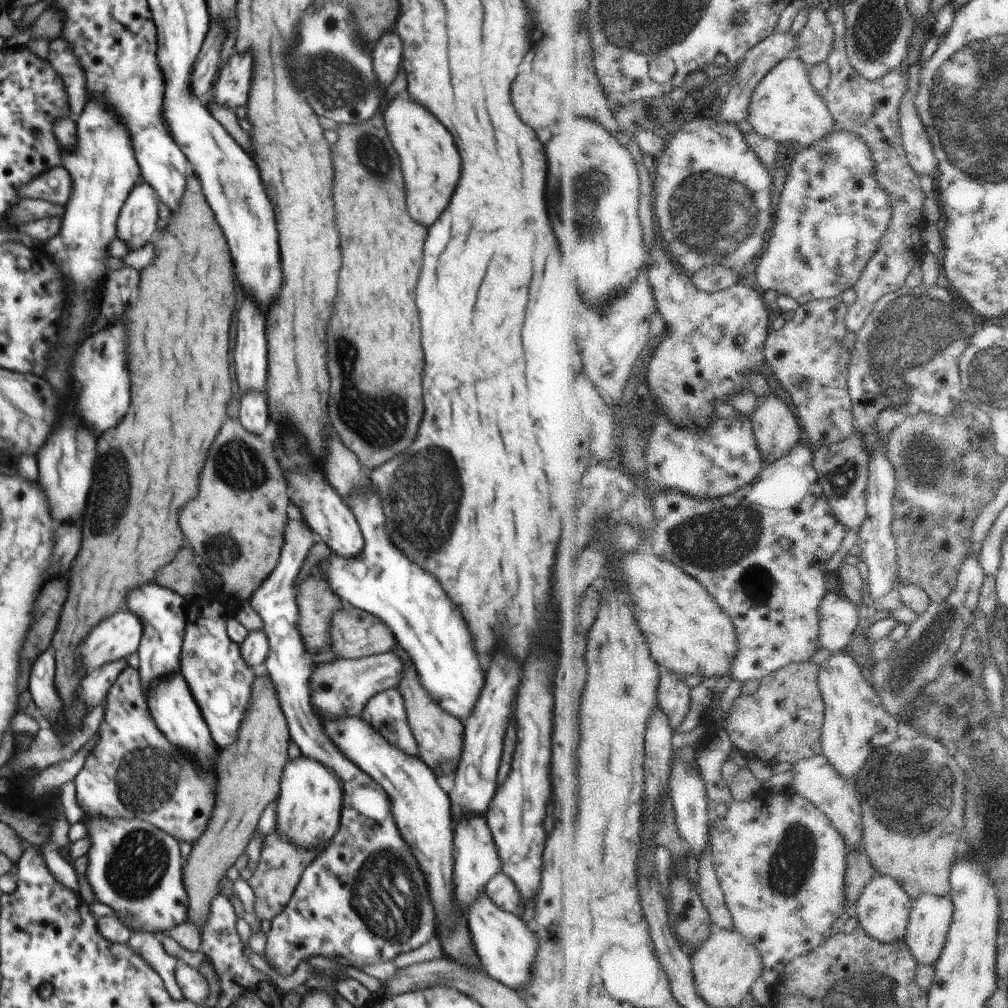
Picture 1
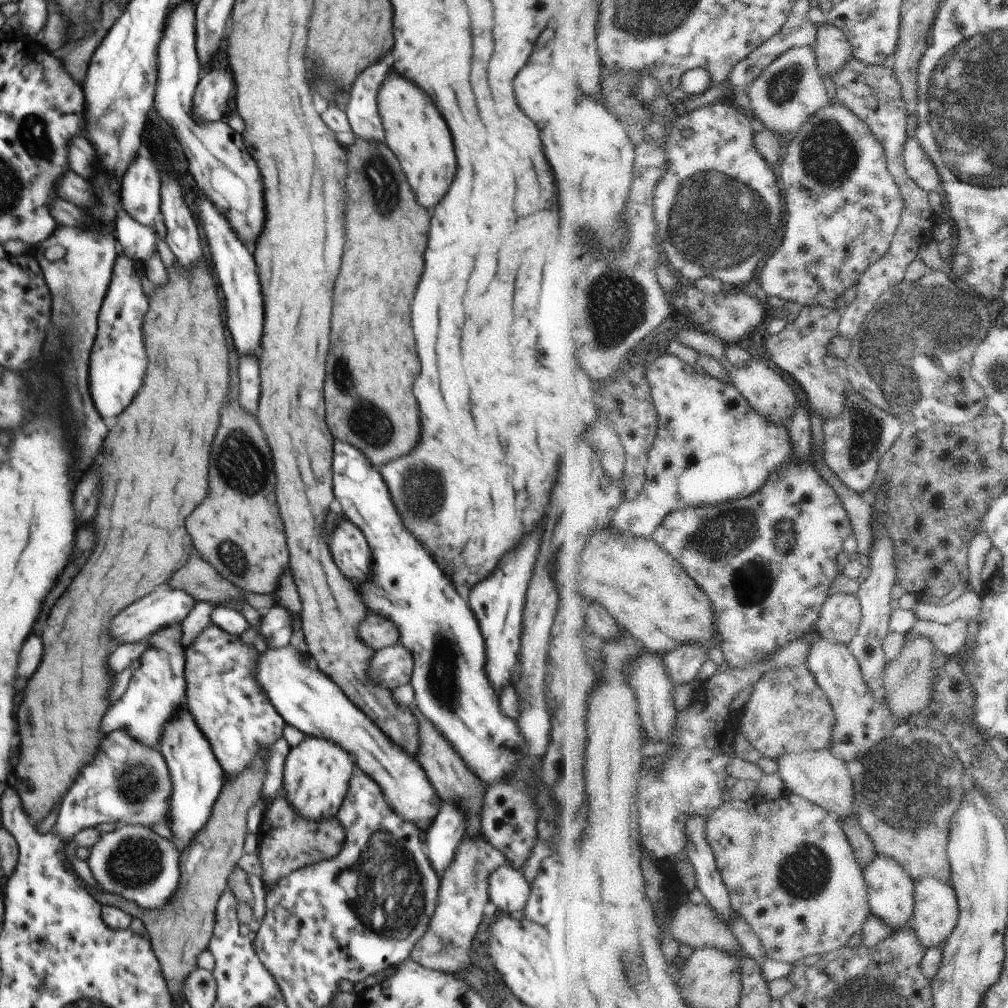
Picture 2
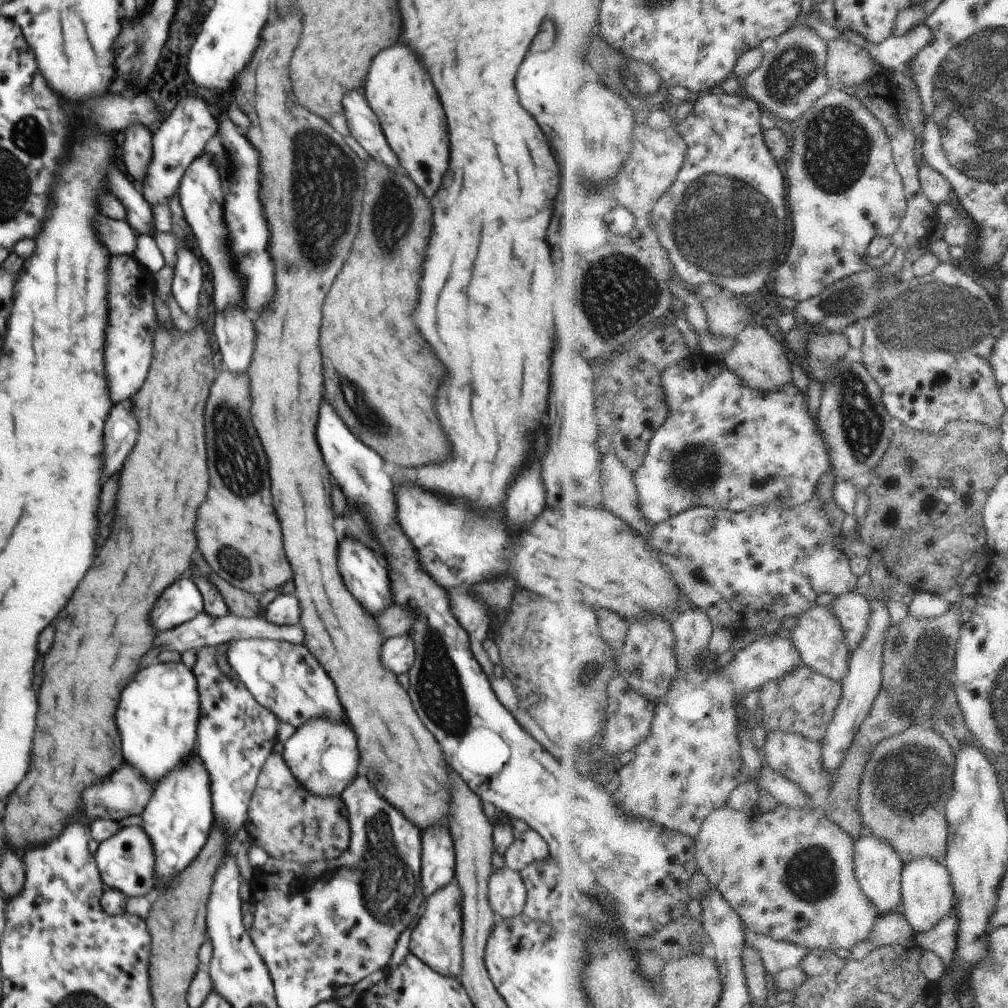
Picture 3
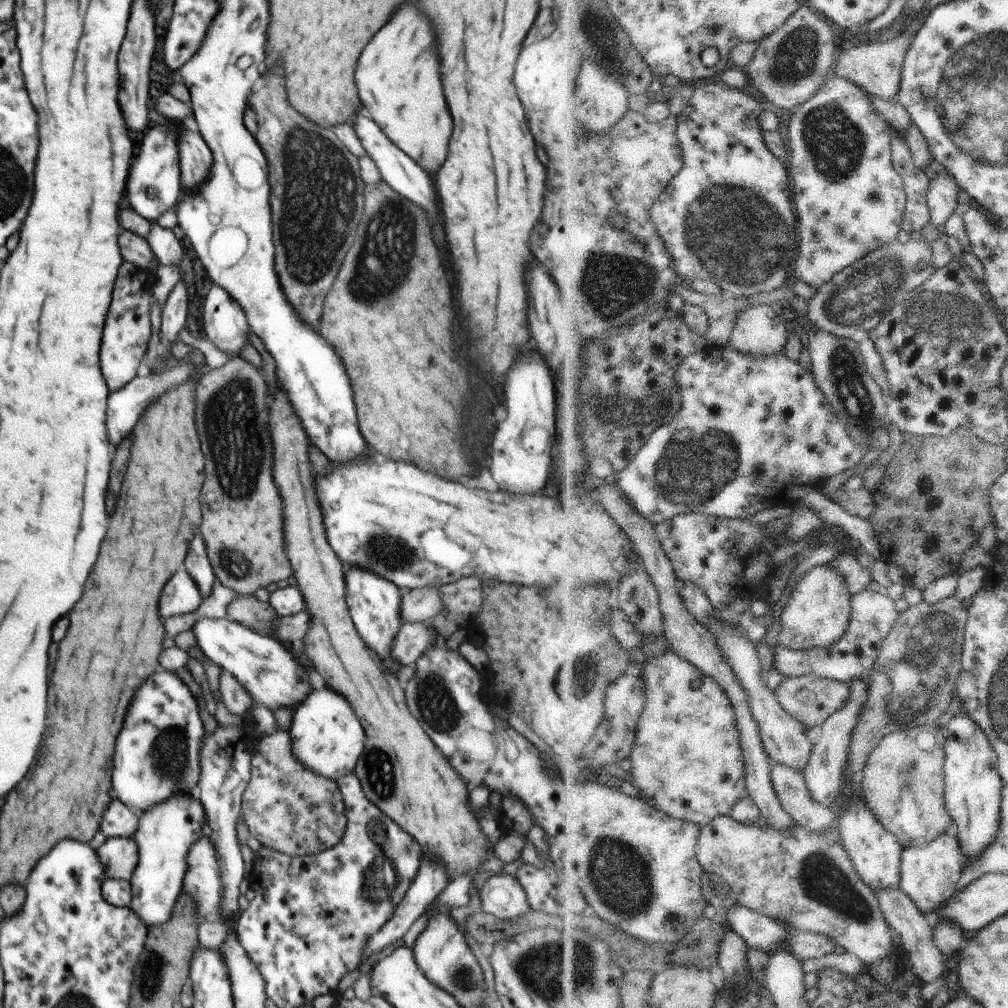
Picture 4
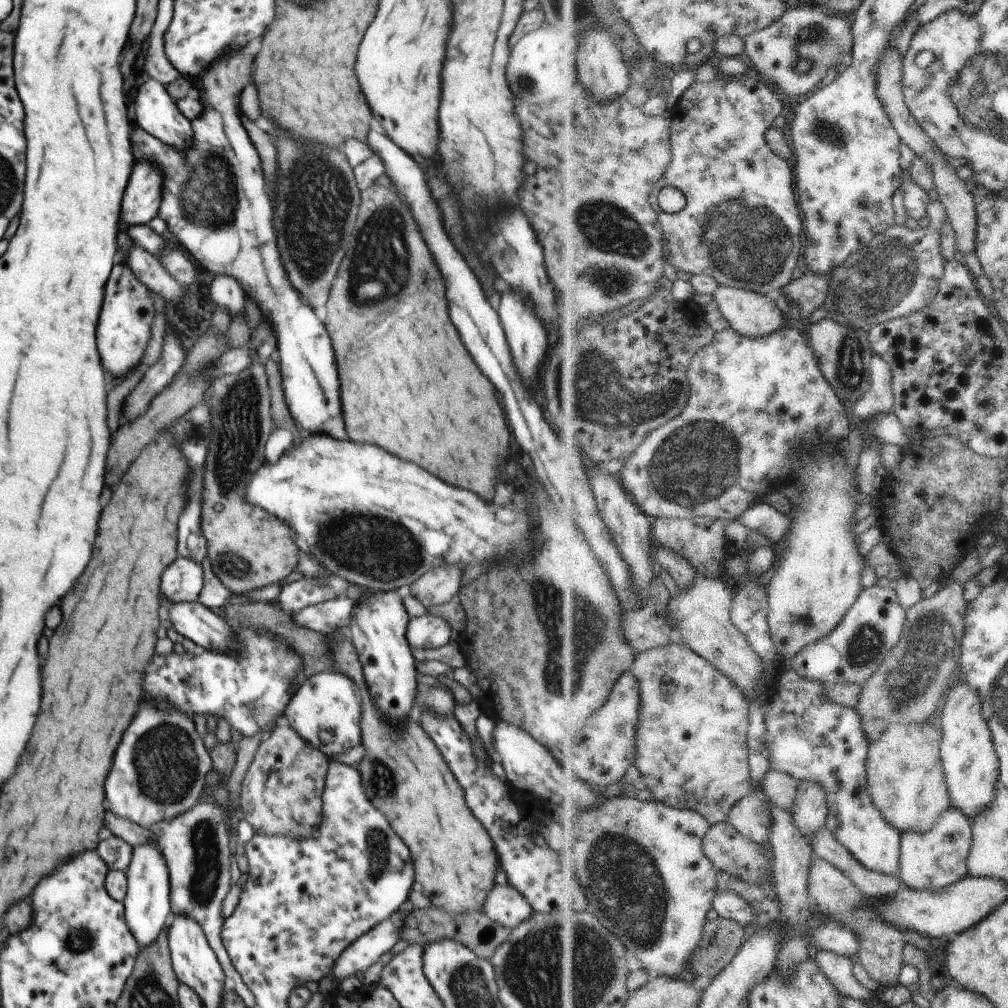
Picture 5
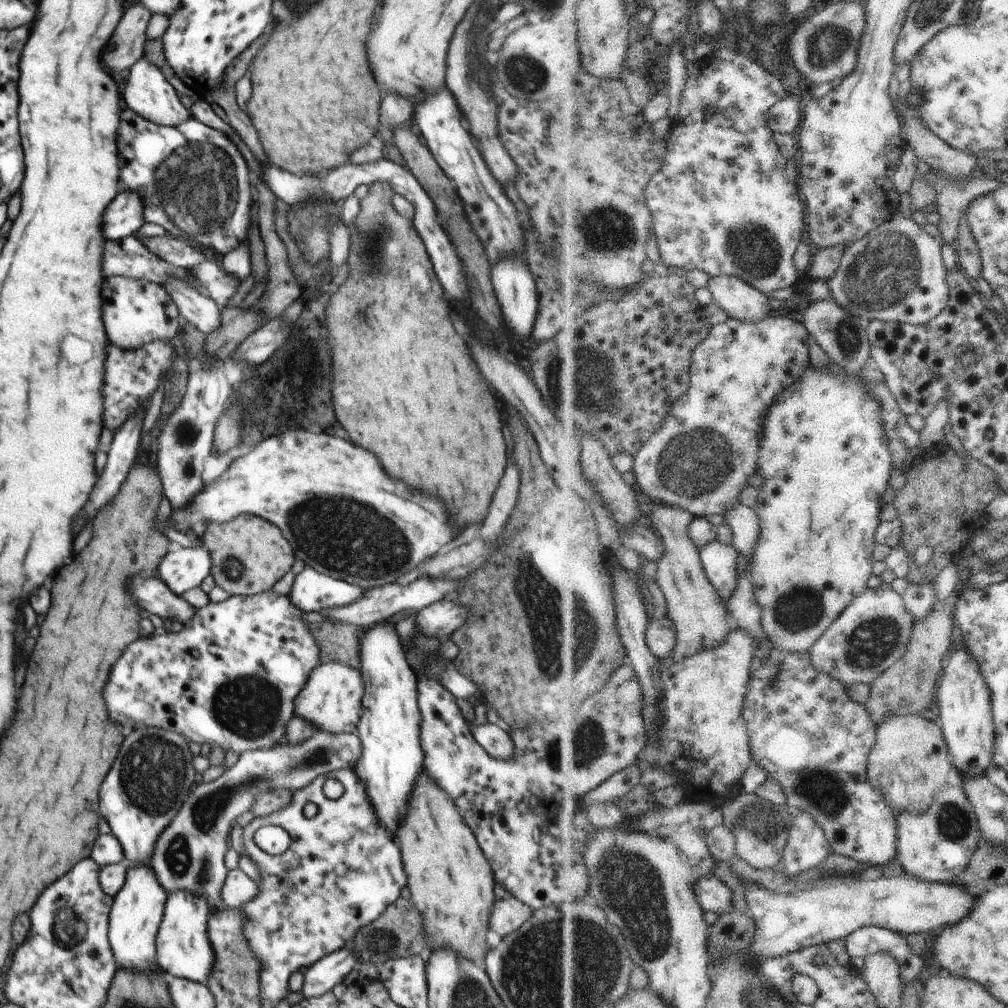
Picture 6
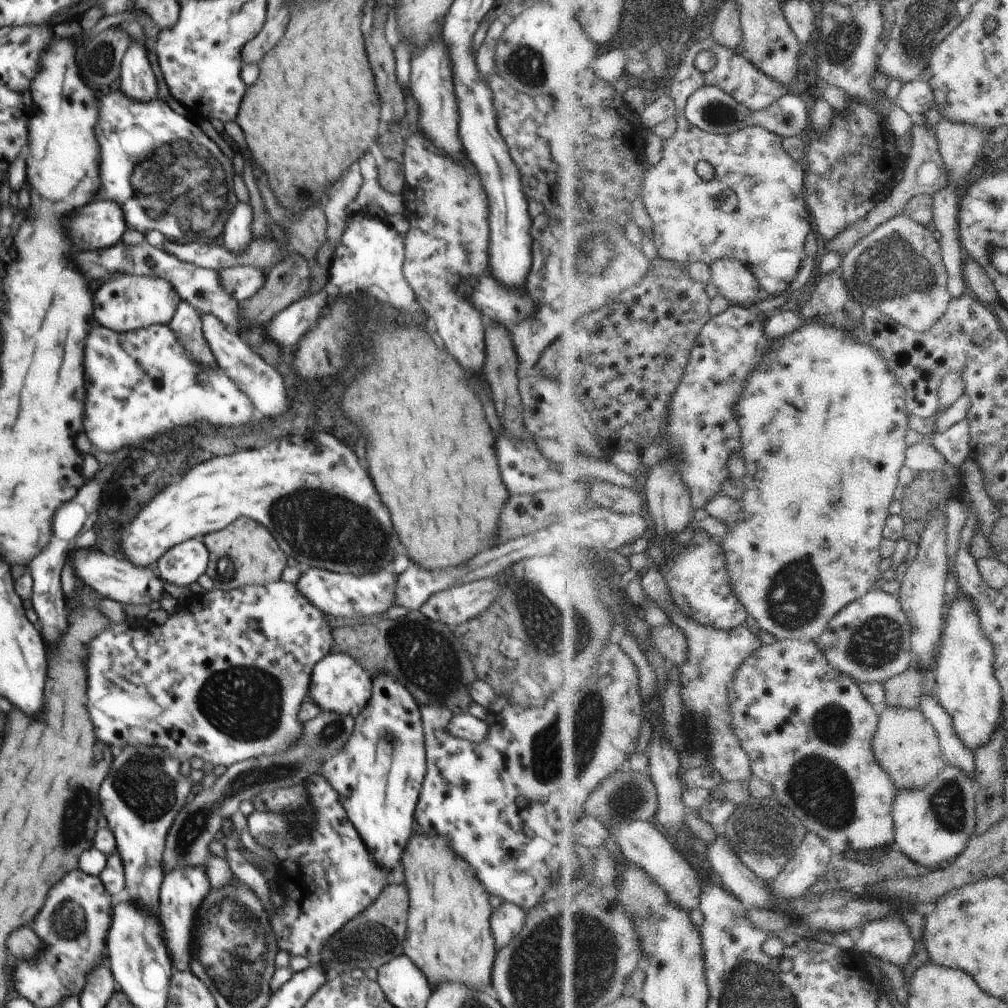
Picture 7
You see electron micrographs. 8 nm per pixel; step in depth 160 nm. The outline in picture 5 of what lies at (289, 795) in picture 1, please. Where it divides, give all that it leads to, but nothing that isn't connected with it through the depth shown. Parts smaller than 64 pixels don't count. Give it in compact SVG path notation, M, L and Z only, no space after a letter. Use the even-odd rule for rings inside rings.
M326 670L300 682L300 686L289 700L284 712L290 726L314 748L326 750L329 760L339 757L338 752L360 744L360 700L350 677L332 674ZM326 710L326 712L324 712ZM332 710L332 712L330 712ZM338 750L338 752L336 752Z

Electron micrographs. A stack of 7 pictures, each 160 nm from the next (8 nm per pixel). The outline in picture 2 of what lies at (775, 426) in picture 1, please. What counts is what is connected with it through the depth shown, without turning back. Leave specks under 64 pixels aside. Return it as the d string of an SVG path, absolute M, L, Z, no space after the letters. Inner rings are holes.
M756 354L746 369L745 367L742 369L732 367L728 369L728 374L730 380L738 387L738 390L762 416L768 417L775 425L785 425L787 429L791 430L799 409L798 394L786 382L786 378L778 374L776 368L769 368L766 364L763 364L762 361L759 361L759 356L757 358Z

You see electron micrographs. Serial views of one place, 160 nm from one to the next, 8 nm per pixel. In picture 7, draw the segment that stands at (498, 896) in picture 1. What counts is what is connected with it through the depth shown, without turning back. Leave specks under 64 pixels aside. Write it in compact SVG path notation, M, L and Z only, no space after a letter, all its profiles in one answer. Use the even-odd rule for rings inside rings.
M503 901L500 904L490 918L491 932L498 951L520 933L526 918L526 912L516 904L509 901Z

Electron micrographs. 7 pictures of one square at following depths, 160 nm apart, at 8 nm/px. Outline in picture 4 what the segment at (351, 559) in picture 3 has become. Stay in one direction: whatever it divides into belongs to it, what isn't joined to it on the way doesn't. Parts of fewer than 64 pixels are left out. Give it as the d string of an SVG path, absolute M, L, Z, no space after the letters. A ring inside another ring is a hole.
M348 568L345 574L345 599L352 617L354 628L362 636L362 640L378 652L378 656L386 662L390 670L400 672L401 664L390 658L390 648L393 647L394 638L402 627L401 602L399 587L390 580L364 570L364 568Z

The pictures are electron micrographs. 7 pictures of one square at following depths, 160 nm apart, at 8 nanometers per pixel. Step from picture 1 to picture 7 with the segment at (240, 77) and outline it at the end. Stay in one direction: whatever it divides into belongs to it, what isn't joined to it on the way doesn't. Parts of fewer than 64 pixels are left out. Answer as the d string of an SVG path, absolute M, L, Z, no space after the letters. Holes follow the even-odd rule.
M92 202L86 208L80 208L68 222L70 240L78 242L82 250L100 250L114 246L122 240L127 222L118 203Z

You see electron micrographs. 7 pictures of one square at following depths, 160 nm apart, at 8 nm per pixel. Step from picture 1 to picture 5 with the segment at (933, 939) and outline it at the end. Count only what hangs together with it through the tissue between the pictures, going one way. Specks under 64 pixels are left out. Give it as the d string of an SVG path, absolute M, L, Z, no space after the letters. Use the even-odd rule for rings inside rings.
M952 806L932 832L903 833L901 880L910 888L927 891L949 887L970 876L968 864L974 844L973 825L974 820L967 817L962 809Z

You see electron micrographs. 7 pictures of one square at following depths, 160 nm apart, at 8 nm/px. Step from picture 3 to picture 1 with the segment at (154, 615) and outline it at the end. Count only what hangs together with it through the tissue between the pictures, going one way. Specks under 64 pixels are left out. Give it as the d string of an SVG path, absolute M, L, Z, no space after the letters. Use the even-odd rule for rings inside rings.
M132 611L118 612L101 622L80 644L80 658L92 671L134 654L143 635L142 621Z

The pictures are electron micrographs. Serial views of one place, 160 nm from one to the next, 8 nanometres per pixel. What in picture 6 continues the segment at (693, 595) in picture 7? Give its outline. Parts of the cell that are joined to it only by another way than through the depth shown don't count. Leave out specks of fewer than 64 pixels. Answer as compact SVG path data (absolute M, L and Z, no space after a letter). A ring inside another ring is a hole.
M720 540L708 544L701 549L702 562L706 574L710 576L718 592L721 593L724 604L730 608L732 599L740 587L740 552L734 544L724 544Z

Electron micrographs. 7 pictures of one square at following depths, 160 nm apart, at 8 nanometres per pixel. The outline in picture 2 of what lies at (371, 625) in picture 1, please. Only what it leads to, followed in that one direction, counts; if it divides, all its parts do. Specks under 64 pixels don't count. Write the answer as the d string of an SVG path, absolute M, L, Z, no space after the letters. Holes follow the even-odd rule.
M368 614L358 626L358 638L362 638L364 644L370 644L372 650L380 650L398 642L398 629L392 621L384 620L378 614Z

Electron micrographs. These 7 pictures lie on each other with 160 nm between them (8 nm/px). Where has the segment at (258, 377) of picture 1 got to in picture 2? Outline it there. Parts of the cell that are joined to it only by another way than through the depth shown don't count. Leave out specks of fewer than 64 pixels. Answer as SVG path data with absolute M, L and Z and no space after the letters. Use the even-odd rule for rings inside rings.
M204 196L200 198L200 222L202 222L202 228L206 232L212 262L216 266L214 268L216 278L218 278L222 294L224 294L226 326L232 332L234 346L238 348L238 354L250 356L256 352L256 348L260 348L262 322L264 322L264 302L262 302L262 290L260 290L260 282L258 282L256 262L252 262L252 254L248 252L248 248L230 230L226 218Z

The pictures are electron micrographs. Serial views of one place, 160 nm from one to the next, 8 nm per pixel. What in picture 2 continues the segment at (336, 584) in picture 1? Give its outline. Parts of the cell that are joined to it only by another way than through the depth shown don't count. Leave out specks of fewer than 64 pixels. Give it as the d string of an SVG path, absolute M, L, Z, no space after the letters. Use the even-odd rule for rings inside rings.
M336 440L332 478L334 478L333 493L336 507L342 506L342 510L339 511L348 516L364 533L371 550L372 576L364 584L358 584L362 600L366 600L366 606L370 610L392 621L400 630L400 642L404 644L404 648L410 650L412 656L418 656L414 658L411 674L415 694L414 704L424 712L423 716L430 718L438 726L438 730L454 744L464 762L470 766L470 770L474 770L474 774L482 782L492 784L502 780L504 774L514 772L522 756L524 740L518 732L516 722L502 714L498 698L486 678L484 638L478 630L478 622L472 610L458 596L450 578L436 566L436 562L428 556L428 552L422 548L418 540L404 528L385 480L380 476L378 468L372 466L360 450Z

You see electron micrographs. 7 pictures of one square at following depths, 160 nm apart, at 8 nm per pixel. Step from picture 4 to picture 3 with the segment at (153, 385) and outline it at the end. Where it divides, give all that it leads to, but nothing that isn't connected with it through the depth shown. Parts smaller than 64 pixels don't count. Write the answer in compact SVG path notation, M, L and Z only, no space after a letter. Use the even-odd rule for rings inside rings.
M122 402L118 406L114 406L108 414L108 420L106 420L106 426L104 426L104 444L106 448L102 450L102 464L104 464L104 480L118 474L122 470L122 464L126 460L126 456L130 454L130 450L134 448L134 442L136 442L136 436L138 436L138 422L136 422L136 416L132 412L132 404L130 402Z

